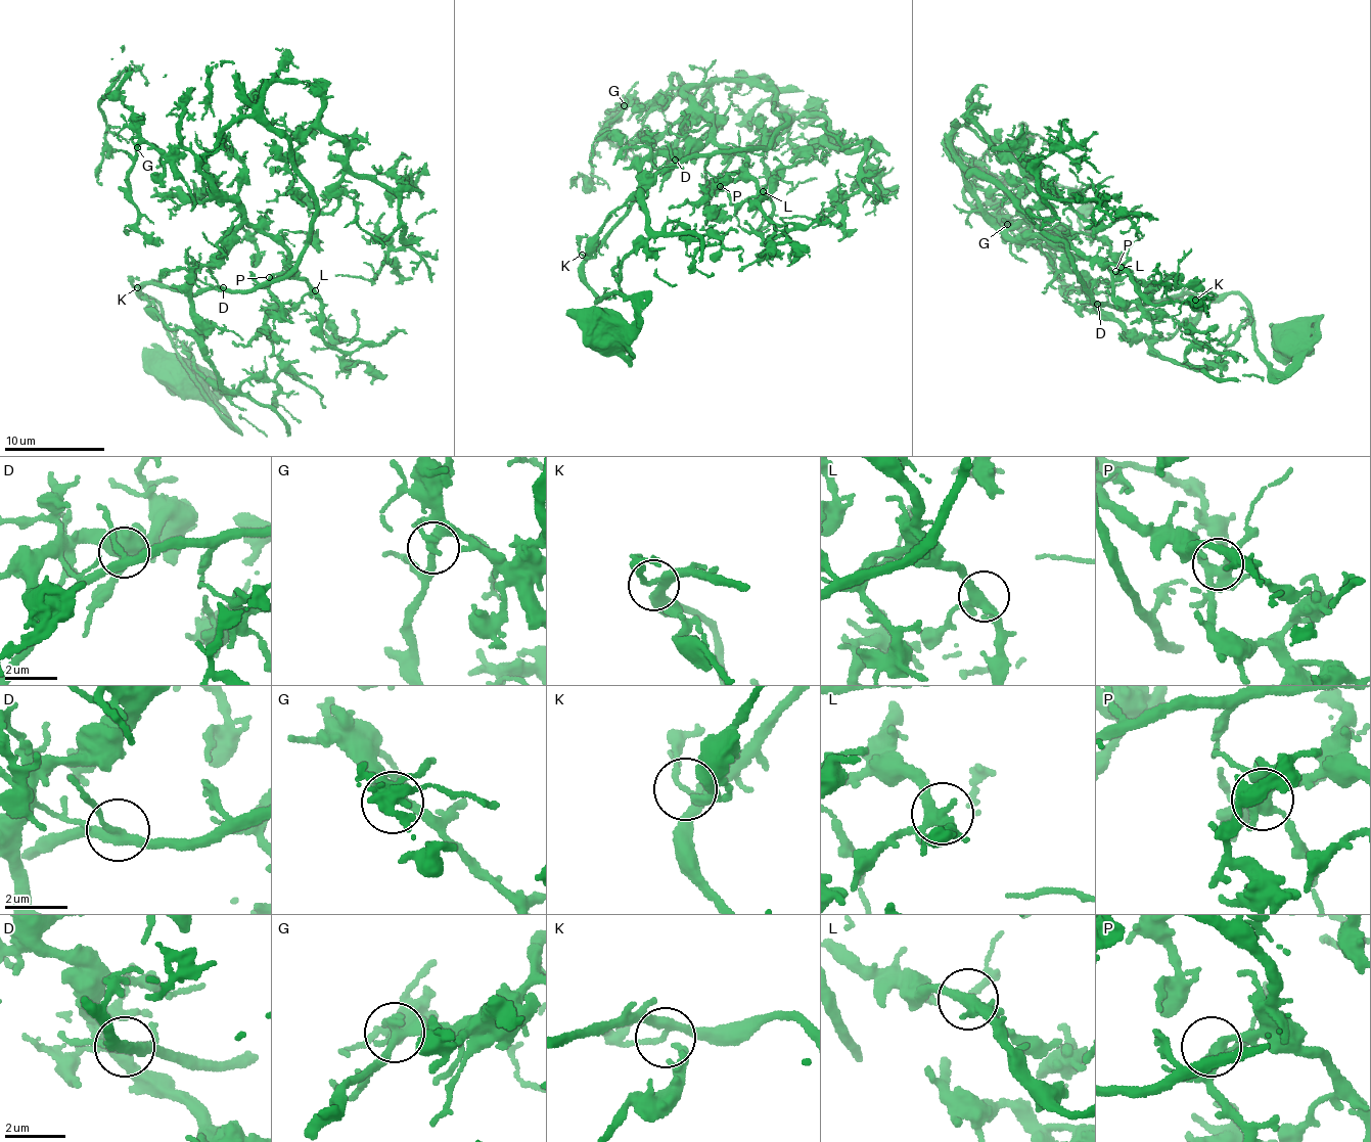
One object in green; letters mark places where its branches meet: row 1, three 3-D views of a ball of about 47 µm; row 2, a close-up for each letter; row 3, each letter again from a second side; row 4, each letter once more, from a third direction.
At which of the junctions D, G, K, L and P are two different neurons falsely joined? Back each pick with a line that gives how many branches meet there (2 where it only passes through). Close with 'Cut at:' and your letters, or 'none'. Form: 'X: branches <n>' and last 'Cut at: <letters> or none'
Cut at: none

